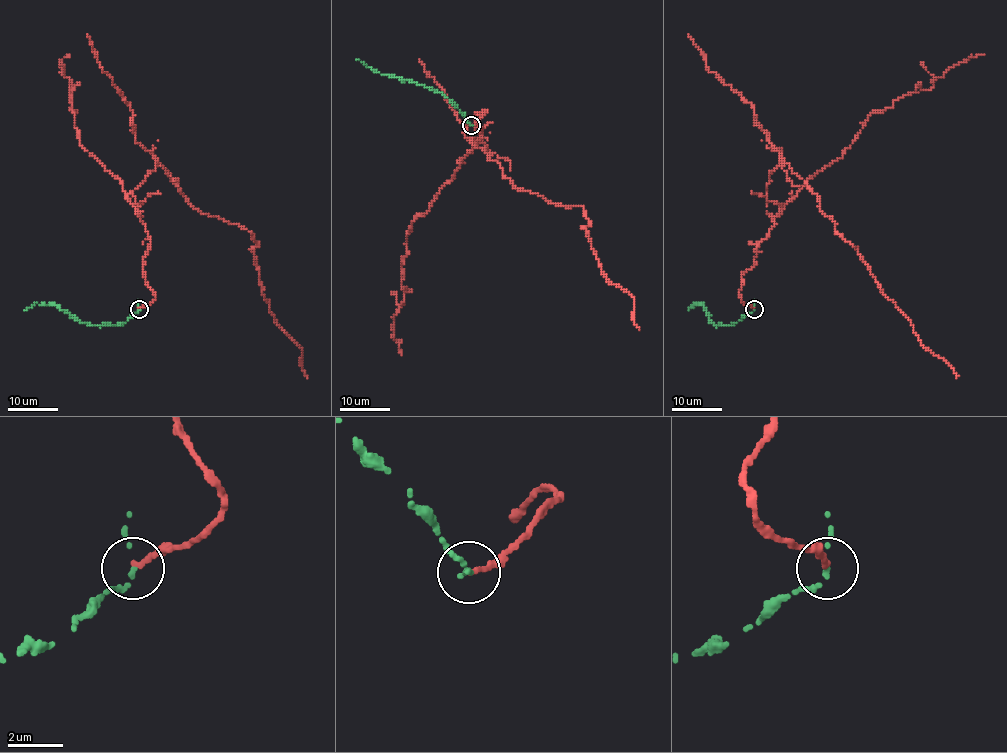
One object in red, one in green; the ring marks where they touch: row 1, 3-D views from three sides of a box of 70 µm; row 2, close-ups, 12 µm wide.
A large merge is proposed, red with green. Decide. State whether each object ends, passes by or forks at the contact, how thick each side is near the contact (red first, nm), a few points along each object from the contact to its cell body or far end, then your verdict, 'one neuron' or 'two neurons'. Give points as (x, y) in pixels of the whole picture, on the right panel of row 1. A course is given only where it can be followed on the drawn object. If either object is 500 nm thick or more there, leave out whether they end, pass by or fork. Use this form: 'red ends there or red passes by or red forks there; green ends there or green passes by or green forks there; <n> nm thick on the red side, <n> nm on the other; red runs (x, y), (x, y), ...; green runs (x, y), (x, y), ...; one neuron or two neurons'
red ends there; green passes by; 200 nm thick on the red side, 140 nm on the other; red runs (753, 309), (738, 292), (775, 223), (766, 192), (770, 173), (785, 161), (957, 379); green runs (753, 309), (726, 326), (712, 323), (703, 304), (696, 303), (688, 310); two neurons

